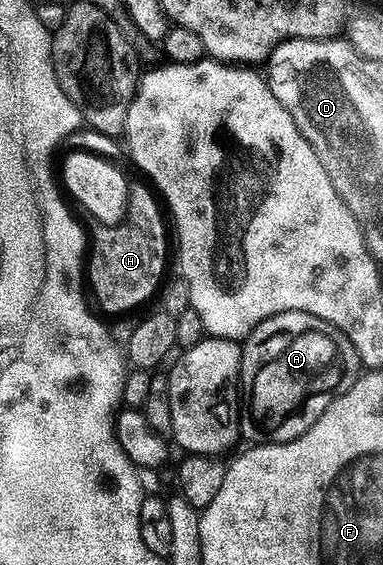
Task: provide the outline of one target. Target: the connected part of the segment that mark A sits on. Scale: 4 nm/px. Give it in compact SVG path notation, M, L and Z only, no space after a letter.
M283 311L259 322L241 345L240 432L245 434L252 429L258 429L261 433L269 433L272 429L279 428L308 397L313 397L316 393L332 394L342 384L341 345L343 346L343 338L338 329L331 327L323 319L307 315L303 311Z

